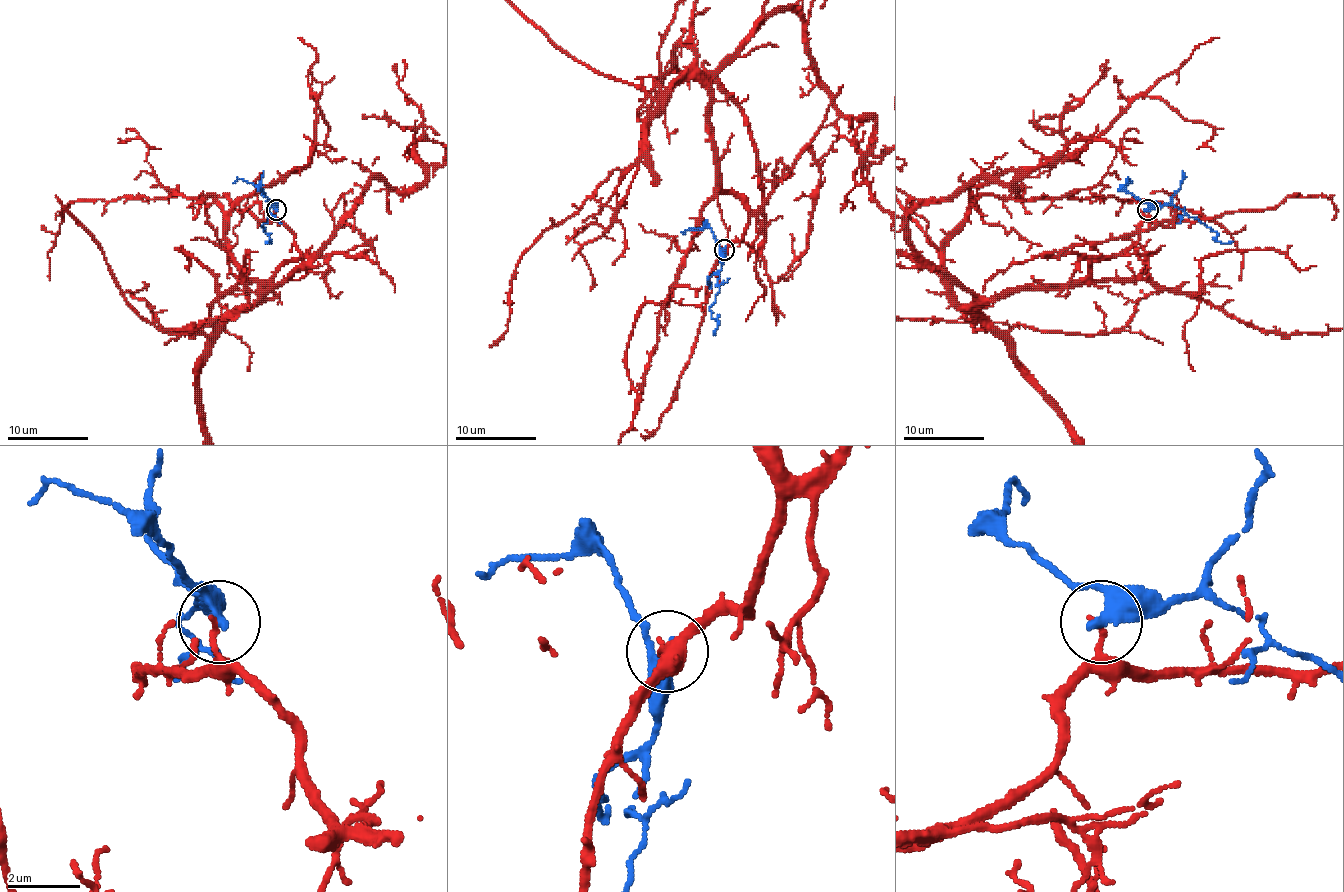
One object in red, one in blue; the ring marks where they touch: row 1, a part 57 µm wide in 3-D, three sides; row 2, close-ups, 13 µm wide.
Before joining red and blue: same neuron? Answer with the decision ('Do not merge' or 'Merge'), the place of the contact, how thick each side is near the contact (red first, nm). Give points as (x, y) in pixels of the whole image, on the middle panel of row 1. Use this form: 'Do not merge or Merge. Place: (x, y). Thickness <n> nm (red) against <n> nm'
Do not merge. Place: (724, 250). Thickness 180 nm (red) against 320 nm

